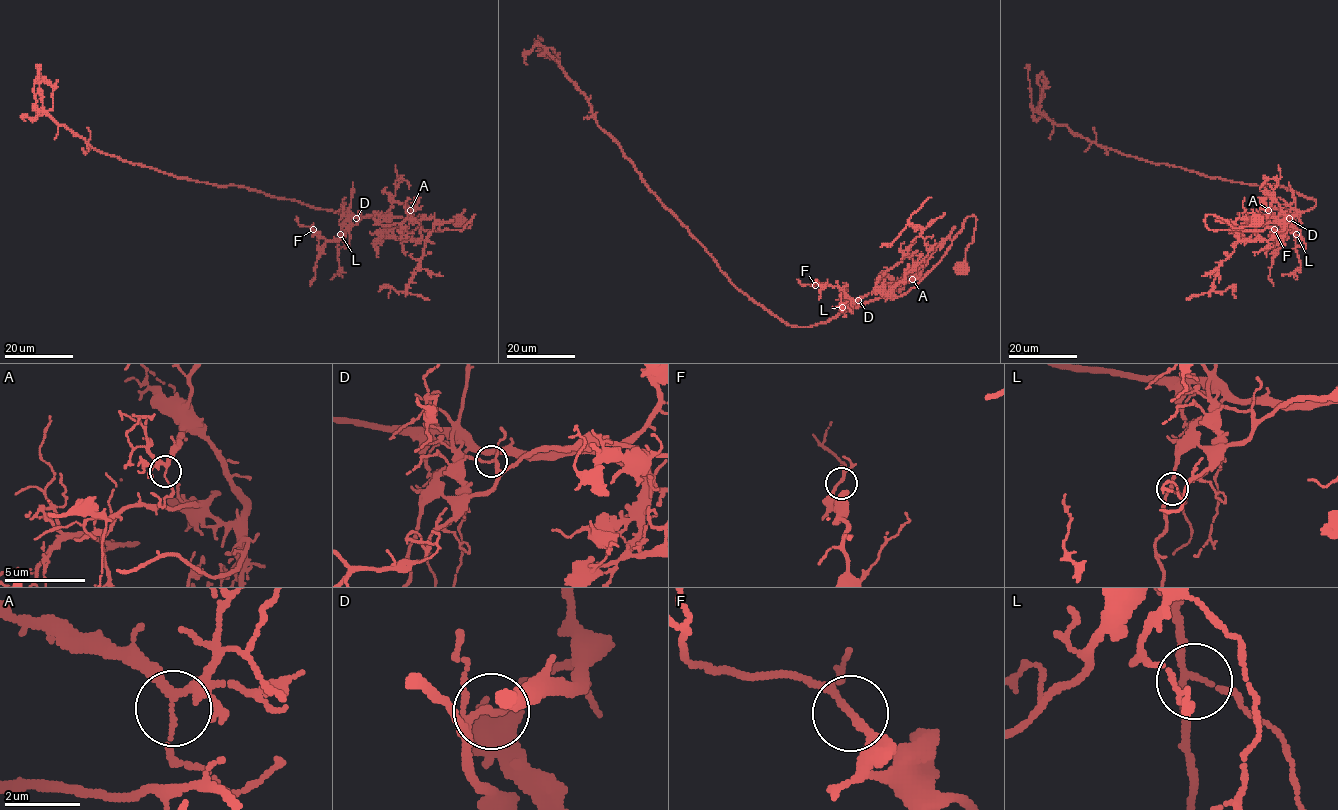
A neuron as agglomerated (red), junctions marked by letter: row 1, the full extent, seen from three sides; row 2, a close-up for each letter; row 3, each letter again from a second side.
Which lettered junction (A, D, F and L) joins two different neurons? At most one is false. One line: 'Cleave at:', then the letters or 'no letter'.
Cleave at: D

